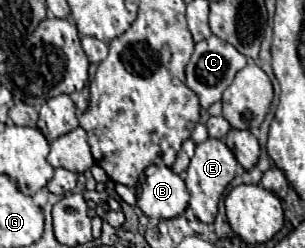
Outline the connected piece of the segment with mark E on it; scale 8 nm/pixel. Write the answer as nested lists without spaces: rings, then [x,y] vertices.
[[[207,138],[203,144],[199,144],[195,148],[195,156],[191,158],[189,168],[183,172],[183,180],[187,184],[187,190],[191,194],[189,206],[195,212],[195,216],[201,222],[211,224],[217,216],[217,204],[219,198],[223,196],[227,184],[235,178],[235,170],[237,170],[237,160],[235,154],[227,148],[227,144],[223,140],[215,140],[215,138]]]

